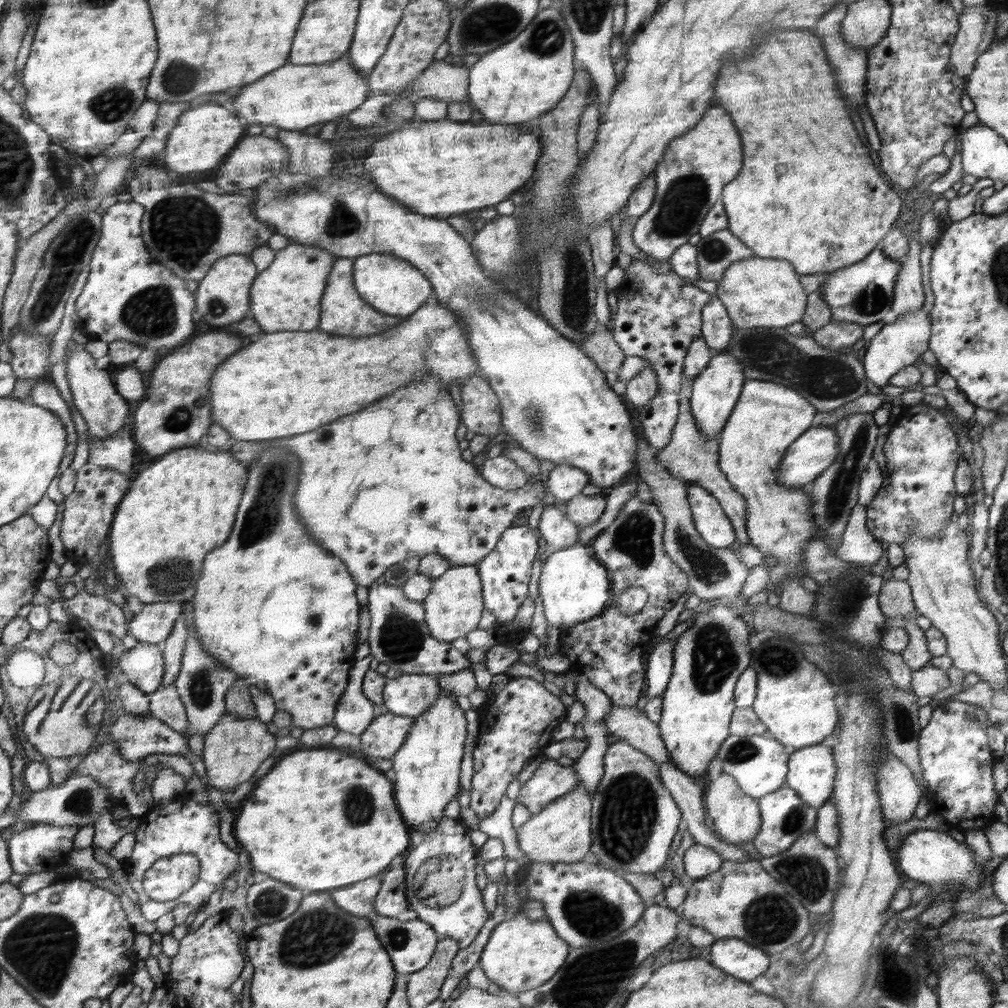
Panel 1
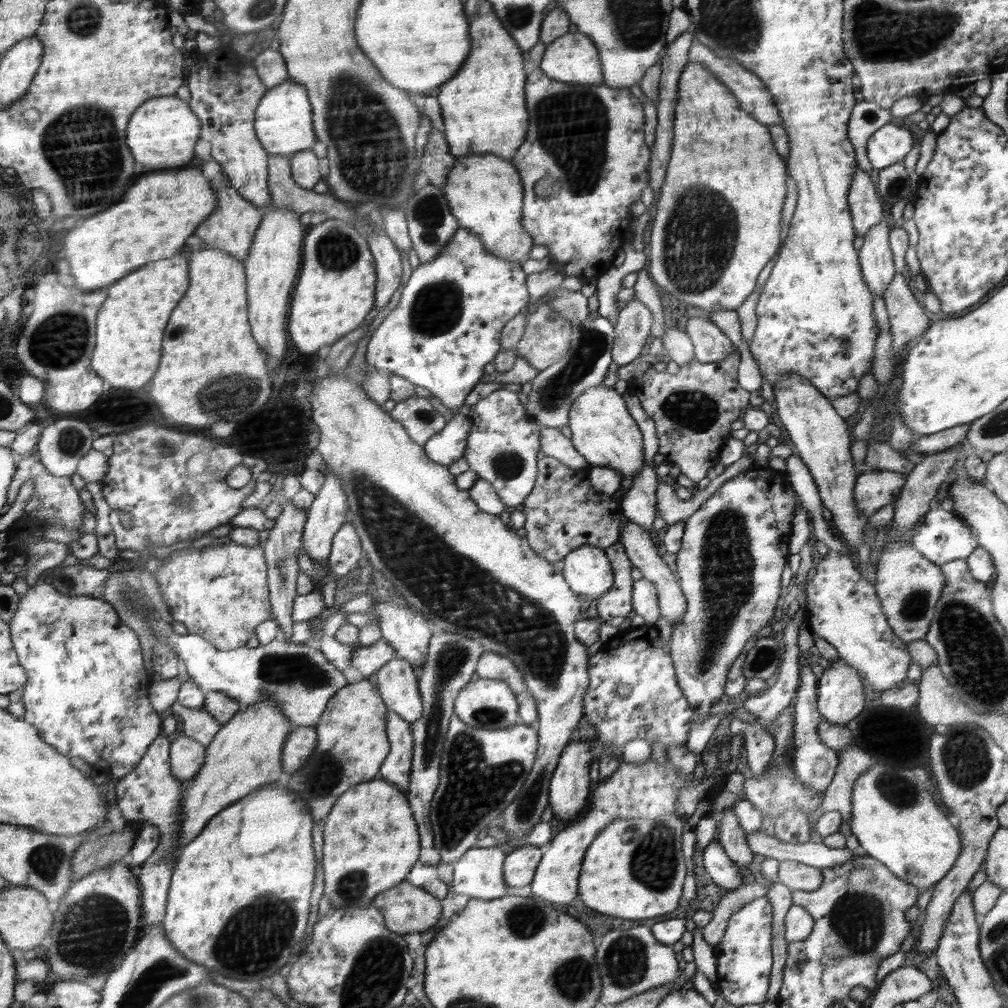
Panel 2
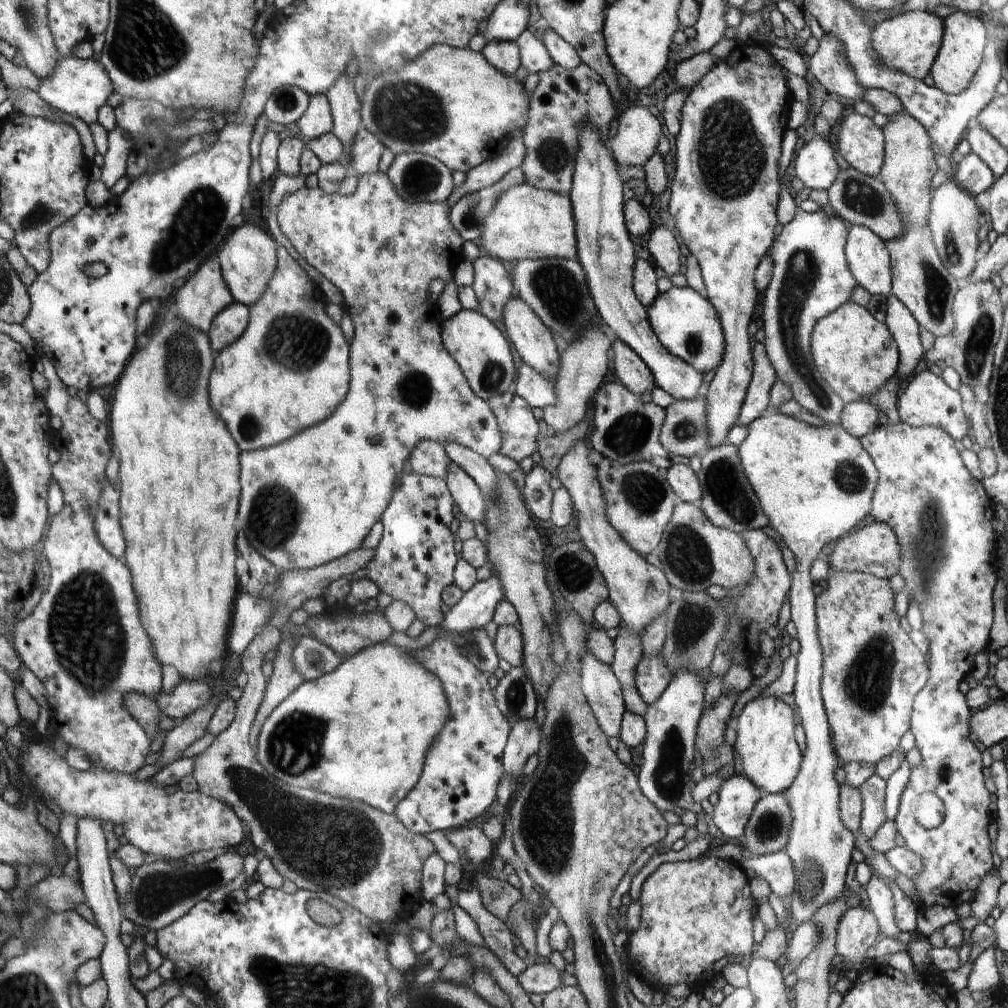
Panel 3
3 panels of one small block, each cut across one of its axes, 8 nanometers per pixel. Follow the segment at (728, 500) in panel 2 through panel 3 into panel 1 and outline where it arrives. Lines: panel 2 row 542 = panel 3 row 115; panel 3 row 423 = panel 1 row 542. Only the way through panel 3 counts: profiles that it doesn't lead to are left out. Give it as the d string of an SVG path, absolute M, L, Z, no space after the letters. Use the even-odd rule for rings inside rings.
M686 483L688 503L696 531L713 548L729 548L737 542L733 524L717 499L700 486Z

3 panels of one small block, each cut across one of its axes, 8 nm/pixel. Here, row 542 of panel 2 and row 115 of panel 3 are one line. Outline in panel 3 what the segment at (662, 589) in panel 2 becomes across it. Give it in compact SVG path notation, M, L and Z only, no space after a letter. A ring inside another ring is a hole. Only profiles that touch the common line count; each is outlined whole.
M632 105L618 118L616 138L610 139L610 148L619 163L626 166L645 166L657 152L662 126L658 117L648 108Z

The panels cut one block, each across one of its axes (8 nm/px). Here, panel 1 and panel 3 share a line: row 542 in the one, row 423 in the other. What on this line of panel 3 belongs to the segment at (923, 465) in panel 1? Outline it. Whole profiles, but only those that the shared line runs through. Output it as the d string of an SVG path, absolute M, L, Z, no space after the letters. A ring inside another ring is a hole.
M899 420L898 423L886 422L886 424L879 424L871 433L859 438L863 447L869 452L869 455L874 460L876 467L879 470L879 482L877 484L877 492L873 496L873 511L870 512L876 521L890 525L899 538L899 544L902 546L902 568L899 573L904 577L905 588L909 590L908 597L910 600L916 598L920 603L920 609L923 618L923 629L921 630L929 643L930 655L930 678L925 684L925 688L913 700L913 718L912 718L912 734L915 738L915 746L920 751L922 756L922 765L911 770L911 775L907 781L907 787L901 796L899 804L899 811L895 816L895 821L898 827L898 832L906 841L906 848L914 851L917 855L921 856L923 860L923 868L921 872L912 878L913 885L917 890L918 904L920 907L927 907L933 904L942 904L942 906L950 906L956 909L956 904L960 902L972 902L974 890L981 886L981 880L985 878L986 873L992 871L992 848L990 848L990 838L988 838L988 806L990 806L990 792L984 786L984 774L982 774L982 760L980 760L980 752L976 750L976 746L972 744L970 736L970 721L972 714L966 706L964 695L958 690L958 684L964 680L964 676L968 676L968 672L972 670L974 664L974 656L986 648L988 644L988 634L992 628L992 590L996 586L998 580L998 570L1000 570L1000 562L998 562L998 548L996 548L996 534L994 534L994 510L992 510L992 500L988 498L989 494L984 492L982 482L976 480L969 472L968 469L962 464L960 456L954 456L956 448L952 437L945 430L940 427L913 427L903 423ZM920 792L934 792L945 806L945 816L943 822L934 830L926 830L922 828L914 816L912 816L912 798Z

